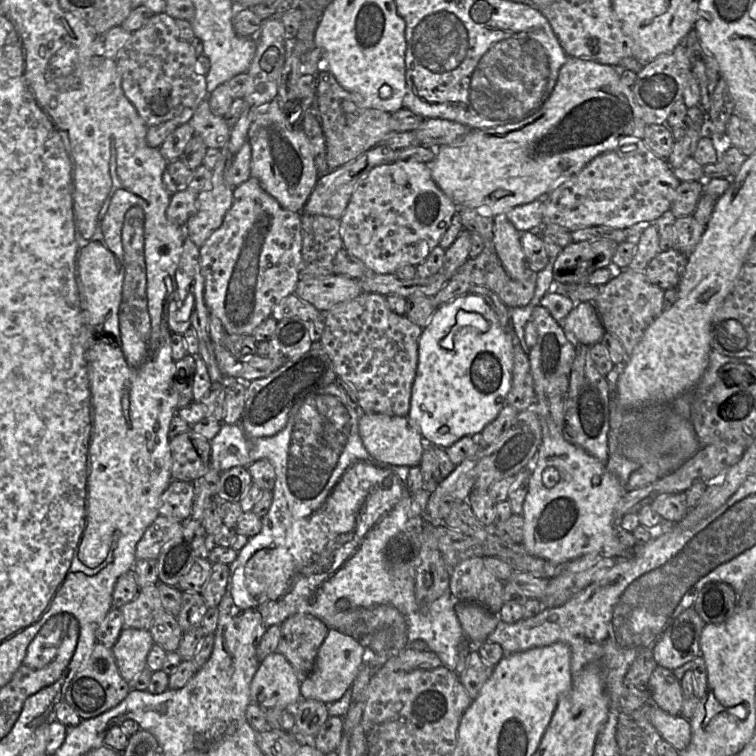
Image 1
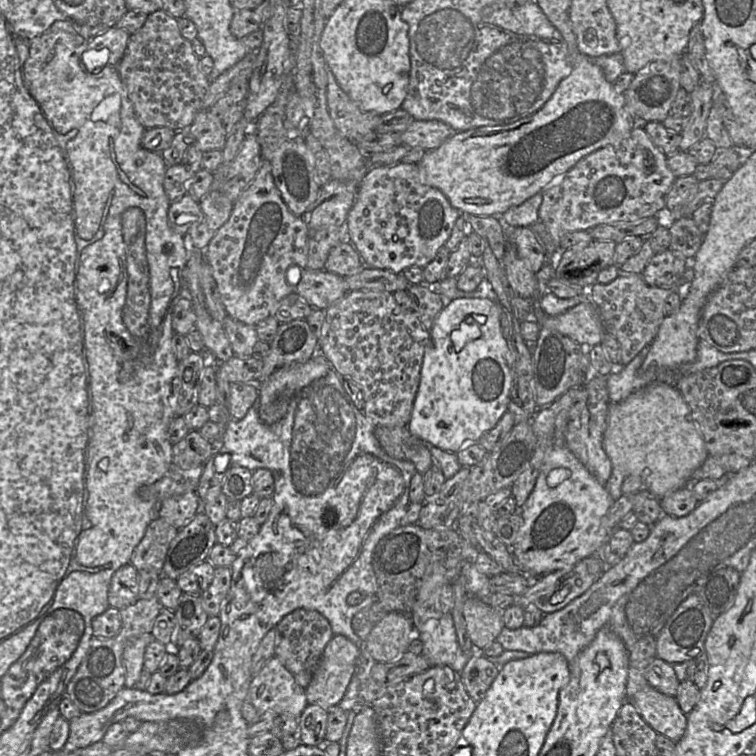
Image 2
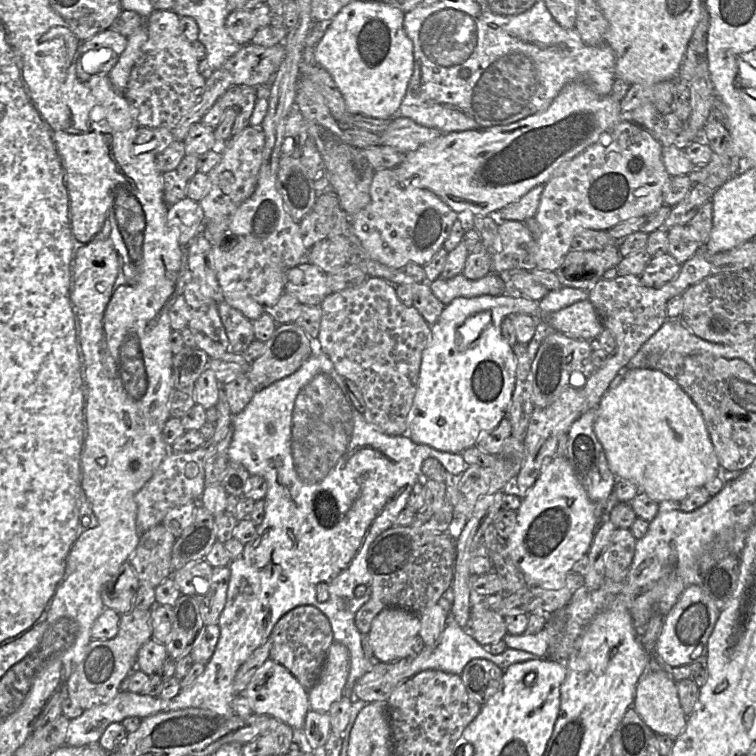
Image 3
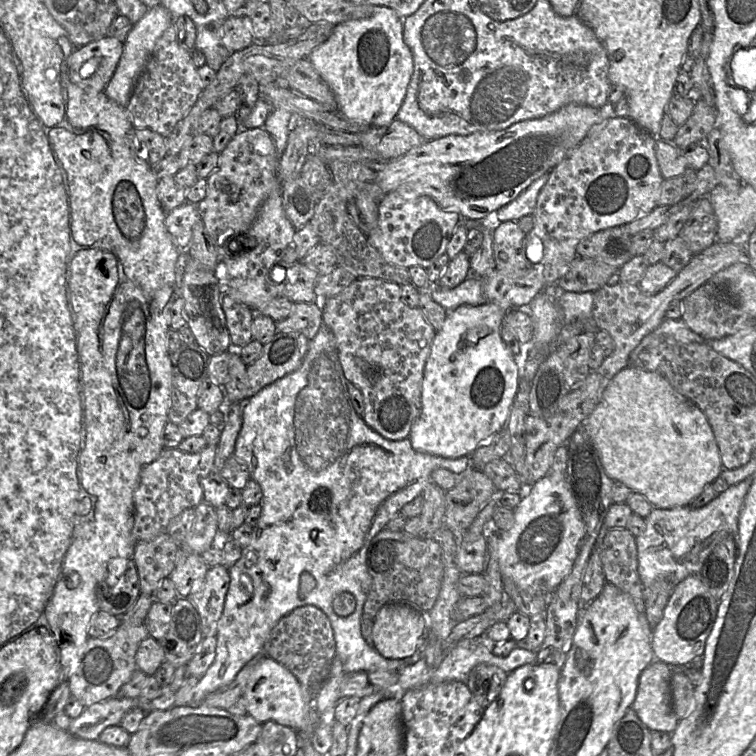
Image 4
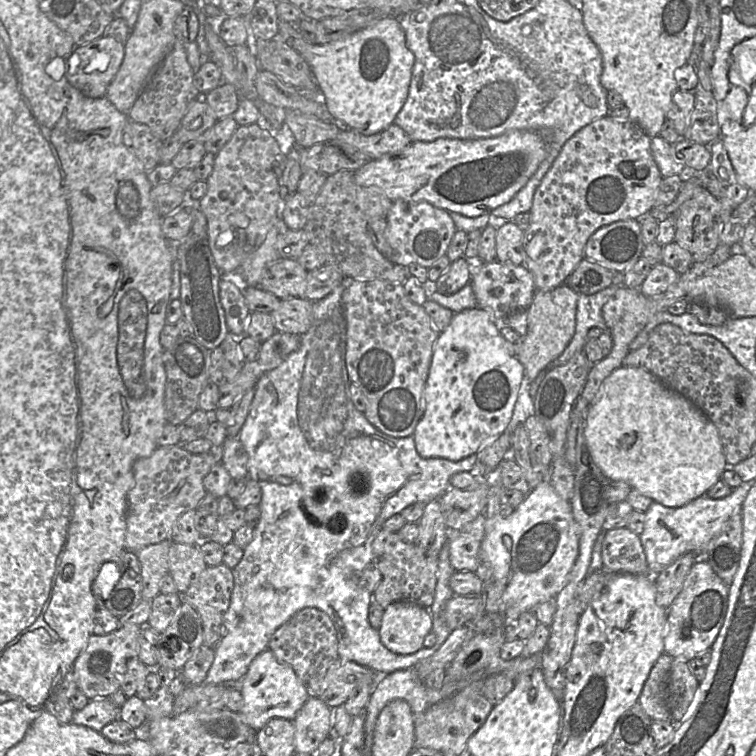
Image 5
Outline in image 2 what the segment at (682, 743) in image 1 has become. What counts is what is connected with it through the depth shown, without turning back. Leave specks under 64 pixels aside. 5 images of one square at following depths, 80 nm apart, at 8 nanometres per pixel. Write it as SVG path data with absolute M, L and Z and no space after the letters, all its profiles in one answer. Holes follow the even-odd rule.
M648 684L635 694L631 702L658 734L676 743L683 737L687 715L681 710L676 697L663 694Z

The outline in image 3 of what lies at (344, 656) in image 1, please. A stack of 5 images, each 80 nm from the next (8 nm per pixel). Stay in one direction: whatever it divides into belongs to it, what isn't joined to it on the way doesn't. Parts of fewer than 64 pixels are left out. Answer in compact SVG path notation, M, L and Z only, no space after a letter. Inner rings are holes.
M333 641L327 650L319 678L307 693L310 709L328 713L331 706L345 695L349 666L348 649Z

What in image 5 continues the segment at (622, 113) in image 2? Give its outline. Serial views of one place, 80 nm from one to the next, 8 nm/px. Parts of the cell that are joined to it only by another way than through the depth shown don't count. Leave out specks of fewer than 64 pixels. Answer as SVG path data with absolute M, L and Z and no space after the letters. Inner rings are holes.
M512 130L486 139L439 138L434 141L416 141L396 153L372 159L354 172L360 186L377 186L392 200L426 201L433 206L469 218L490 214L509 202L529 181L546 157L546 144L535 131Z

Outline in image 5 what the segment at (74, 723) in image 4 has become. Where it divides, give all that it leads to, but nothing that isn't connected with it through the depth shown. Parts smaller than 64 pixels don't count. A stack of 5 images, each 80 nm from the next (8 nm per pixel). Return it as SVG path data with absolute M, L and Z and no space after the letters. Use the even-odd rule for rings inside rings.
M111 698L93 699L83 709L74 711L71 723L100 732L104 726L119 719L120 708Z

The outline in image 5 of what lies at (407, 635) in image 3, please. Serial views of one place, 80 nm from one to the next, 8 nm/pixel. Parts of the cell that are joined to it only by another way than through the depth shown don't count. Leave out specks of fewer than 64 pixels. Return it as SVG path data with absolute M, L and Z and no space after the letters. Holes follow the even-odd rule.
M397 601L384 609L378 631L387 649L407 655L423 647L424 638L431 628L432 617L428 608L413 602Z

